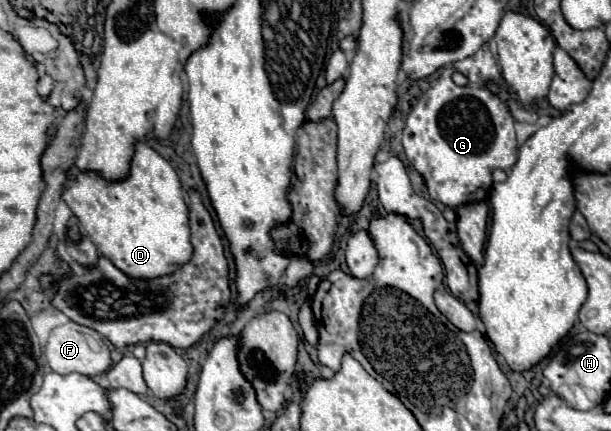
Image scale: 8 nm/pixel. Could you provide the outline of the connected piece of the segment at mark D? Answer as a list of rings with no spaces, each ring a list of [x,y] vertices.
[[[147,142],[135,144],[129,174],[123,180],[105,180],[99,172],[81,172],[73,176],[73,184],[63,190],[63,200],[79,220],[81,232],[99,248],[99,254],[109,258],[119,270],[133,278],[157,278],[175,272],[191,258],[193,246],[189,242],[189,210],[183,200],[179,176],[173,166],[161,158]]]

